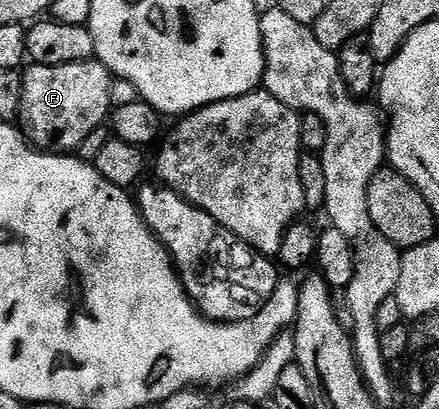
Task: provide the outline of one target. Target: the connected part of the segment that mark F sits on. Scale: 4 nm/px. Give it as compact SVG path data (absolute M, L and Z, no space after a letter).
M95 58L86 62L70 62L66 66L29 63L20 77L22 98L18 127L24 139L42 152L75 153L86 137L109 119L114 108L110 98L113 79L105 64Z

